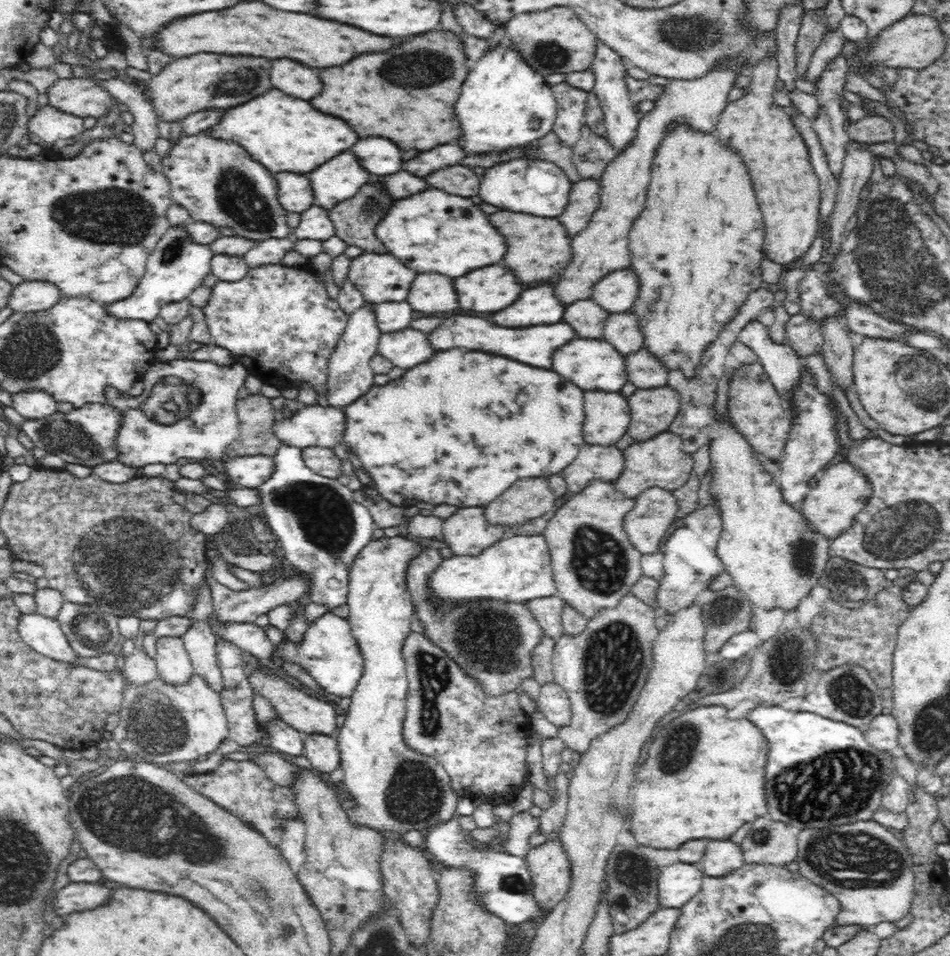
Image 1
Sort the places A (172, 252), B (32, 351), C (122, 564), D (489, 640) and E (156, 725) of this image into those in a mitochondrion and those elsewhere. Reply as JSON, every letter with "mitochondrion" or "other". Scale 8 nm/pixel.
{"A":"mitochondrion","B":"mitochondrion","C":"mitochondrion","D":"mitochondrion","E":"mitochondrion"}

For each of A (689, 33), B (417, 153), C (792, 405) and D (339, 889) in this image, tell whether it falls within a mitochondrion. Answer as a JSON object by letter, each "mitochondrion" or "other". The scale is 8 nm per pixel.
{"A":"mitochondrion","B":"other","C":"other","D":"other"}

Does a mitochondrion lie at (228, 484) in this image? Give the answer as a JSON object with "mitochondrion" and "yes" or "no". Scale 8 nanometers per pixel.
{"mitochondrion":"no"}

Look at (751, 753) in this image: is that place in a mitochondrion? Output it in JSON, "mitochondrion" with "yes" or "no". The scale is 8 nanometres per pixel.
{"mitochondrion":"no"}

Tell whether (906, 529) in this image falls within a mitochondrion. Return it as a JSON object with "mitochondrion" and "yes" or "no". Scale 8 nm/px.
{"mitochondrion":"yes"}

